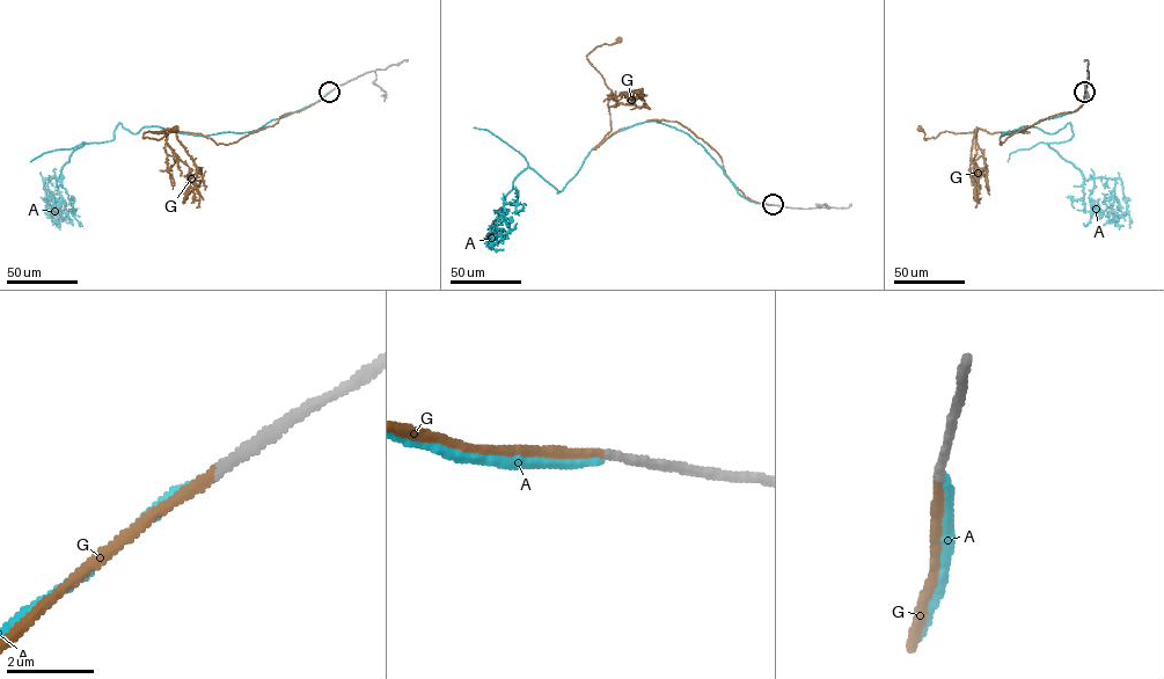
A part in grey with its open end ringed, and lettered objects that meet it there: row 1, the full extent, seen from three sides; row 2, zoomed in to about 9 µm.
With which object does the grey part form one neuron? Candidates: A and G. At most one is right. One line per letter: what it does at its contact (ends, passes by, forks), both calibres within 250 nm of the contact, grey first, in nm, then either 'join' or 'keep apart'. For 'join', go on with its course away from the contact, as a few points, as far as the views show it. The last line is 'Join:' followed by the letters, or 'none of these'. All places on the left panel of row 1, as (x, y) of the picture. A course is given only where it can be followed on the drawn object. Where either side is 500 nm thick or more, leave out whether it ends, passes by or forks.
A: it ends | 240/220 nm | keep apart
G: it ends | 240/240 nm | join | via (329, 92), (232, 144), (153, 132), (170, 129), (143, 138), (176, 129)
Join: G

